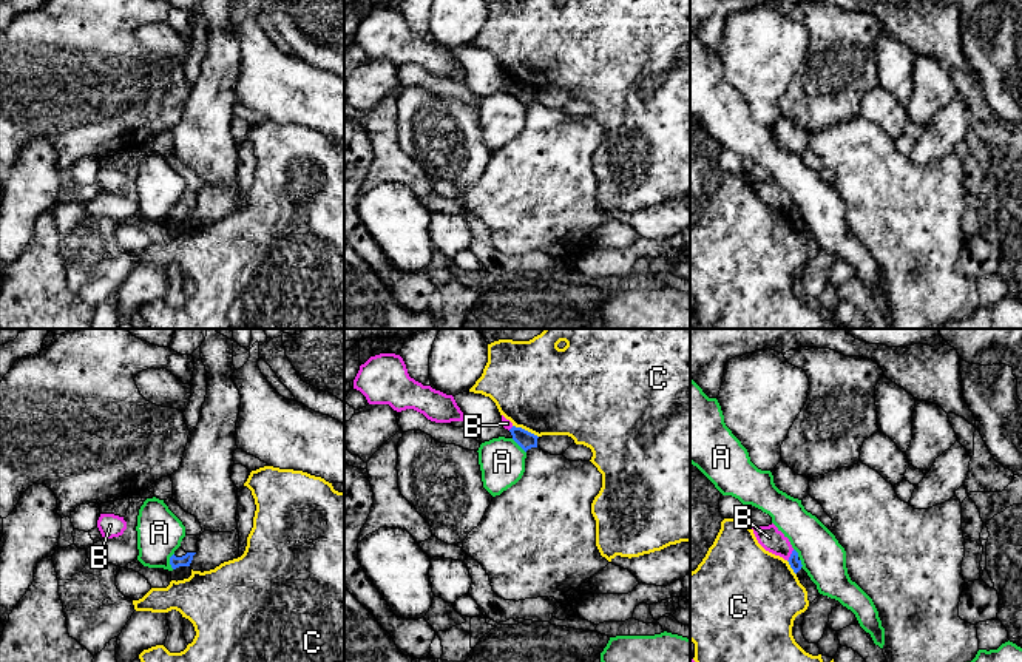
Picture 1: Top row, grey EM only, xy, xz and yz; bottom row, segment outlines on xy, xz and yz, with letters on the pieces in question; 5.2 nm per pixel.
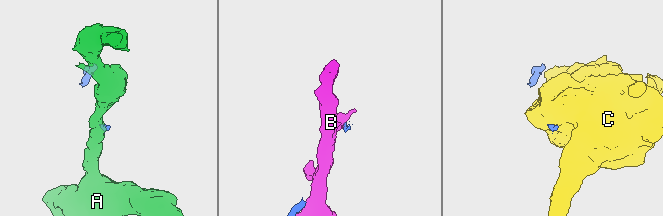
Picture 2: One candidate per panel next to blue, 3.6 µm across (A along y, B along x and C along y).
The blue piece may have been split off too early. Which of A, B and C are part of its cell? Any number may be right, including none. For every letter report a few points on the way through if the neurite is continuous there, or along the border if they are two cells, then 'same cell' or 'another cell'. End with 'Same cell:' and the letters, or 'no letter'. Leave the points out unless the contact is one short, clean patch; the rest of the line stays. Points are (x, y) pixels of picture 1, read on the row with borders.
A: border along xy (173, 553), (170, 557), (172, 568); another cell
B: another cell
C: border along xz (513, 425), (538, 437); another cell
Same cell: no letter

